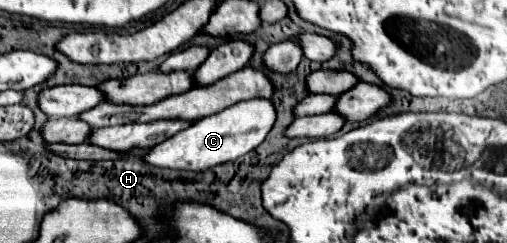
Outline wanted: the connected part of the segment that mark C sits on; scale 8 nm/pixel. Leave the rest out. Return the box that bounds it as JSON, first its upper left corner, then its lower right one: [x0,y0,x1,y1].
[142,98,276,170]

